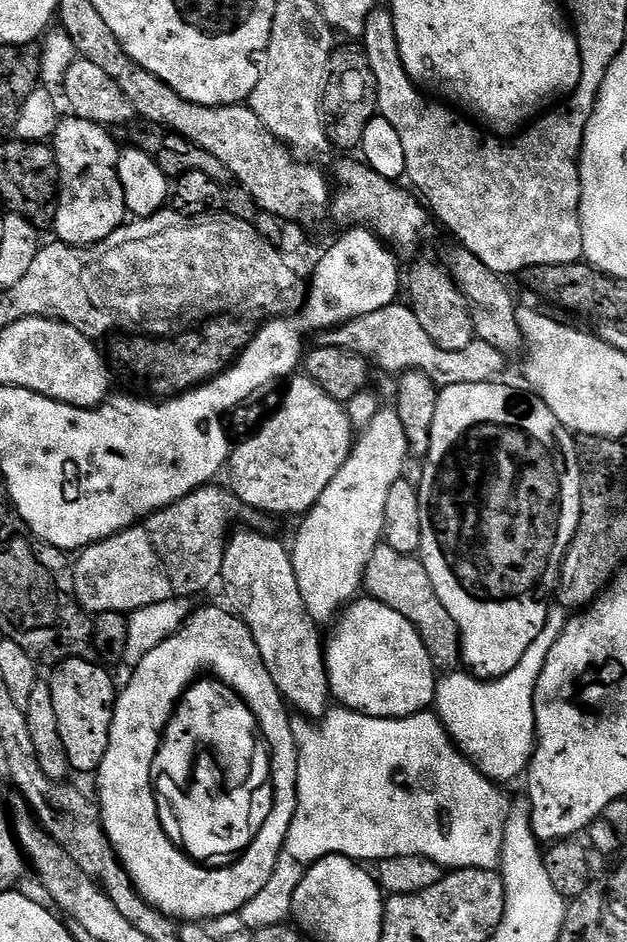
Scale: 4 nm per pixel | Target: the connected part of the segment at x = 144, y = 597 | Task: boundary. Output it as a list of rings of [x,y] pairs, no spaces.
[[[216,487],[195,488],[168,508],[83,549],[72,569],[80,607],[89,614],[131,614],[158,602],[188,600],[217,583],[232,523],[242,505],[227,487]]]

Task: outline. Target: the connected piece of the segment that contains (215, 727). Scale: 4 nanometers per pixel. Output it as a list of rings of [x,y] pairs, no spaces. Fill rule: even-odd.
[[[227,607],[224,608],[200,608],[197,612],[195,609],[195,611],[189,615],[188,619],[184,621],[184,625],[181,626],[173,636],[166,638],[166,642],[162,642],[158,646],[154,646],[154,650],[150,650],[150,654],[146,654],[146,658],[142,658],[140,665],[138,665],[131,673],[132,677],[129,678],[128,685],[126,685],[125,688],[122,688],[122,691],[117,695],[114,718],[112,719],[112,725],[110,726],[110,746],[106,750],[106,758],[102,758],[100,771],[95,773],[94,776],[97,786],[100,787],[98,803],[100,806],[100,815],[104,818],[104,829],[106,830],[106,834],[112,840],[112,845],[116,851],[117,858],[124,863],[124,868],[130,874],[132,884],[140,891],[142,898],[147,904],[157,908],[162,915],[172,916],[175,920],[181,922],[207,922],[210,920],[216,920],[219,916],[235,916],[239,913],[242,906],[246,906],[246,902],[250,902],[250,898],[254,898],[254,894],[259,894],[262,890],[262,886],[266,886],[267,880],[270,879],[270,874],[274,874],[274,862],[278,862],[281,852],[284,851],[286,834],[290,830],[290,822],[294,822],[294,810],[298,806],[298,746],[296,745],[296,739],[294,738],[294,730],[292,729],[293,717],[291,715],[288,716],[288,712],[290,713],[289,705],[284,703],[284,697],[281,696],[278,686],[274,686],[274,678],[270,678],[270,670],[266,670],[266,662],[262,662],[262,654],[258,654],[258,642],[254,640],[254,634],[250,634],[250,630],[244,625],[244,621],[241,620],[239,616],[233,614]],[[207,668],[212,668],[213,673],[211,675],[215,678],[206,678],[204,681],[199,681],[198,684],[200,687],[200,694],[204,695],[206,702],[208,702],[208,704],[206,704],[206,710],[204,710],[204,712],[200,712],[198,716],[194,713],[194,718],[192,718],[192,714],[190,714],[190,718],[174,716],[176,706],[180,703],[184,693],[197,683],[196,675],[198,675],[199,672],[206,671]],[[216,679],[221,680],[226,687],[216,688]],[[240,696],[249,697],[249,703],[252,703],[252,713],[244,709],[244,704],[239,704],[238,698]],[[171,719],[176,723],[176,730],[184,730],[184,732],[180,734],[180,740],[182,740],[182,742],[188,742],[188,744],[184,744],[184,748],[186,748],[186,746],[190,746],[190,748],[192,748],[192,746],[194,746],[194,742],[205,740],[206,737],[204,737],[204,730],[206,730],[206,726],[212,726],[212,728],[210,728],[210,736],[212,736],[214,740],[222,740],[222,744],[218,744],[218,750],[224,754],[224,774],[230,777],[226,778],[226,784],[228,784],[228,802],[226,802],[226,804],[222,804],[222,810],[224,810],[222,814],[228,814],[226,818],[224,818],[224,816],[222,816],[222,818],[216,818],[216,820],[204,820],[204,818],[202,818],[202,820],[196,820],[196,818],[180,818],[180,824],[184,824],[184,840],[188,840],[188,848],[192,848],[192,852],[196,852],[196,856],[200,856],[200,860],[216,860],[219,862],[219,860],[226,859],[231,852],[236,852],[236,848],[244,848],[244,844],[248,844],[248,840],[252,840],[252,832],[256,832],[256,828],[260,828],[260,820],[264,820],[264,816],[268,816],[268,809],[271,808],[271,806],[274,808],[272,820],[268,820],[268,825],[264,827],[264,832],[260,832],[260,840],[256,840],[255,846],[252,847],[252,852],[248,852],[248,856],[244,856],[243,862],[236,864],[236,868],[232,868],[228,872],[199,872],[199,868],[192,868],[192,864],[188,864],[188,860],[184,860],[184,858],[180,857],[178,853],[172,852],[172,847],[174,847],[176,843],[174,843],[170,838],[166,838],[166,834],[164,833],[164,822],[158,807],[158,796],[154,791],[154,769],[164,768],[164,770],[174,770],[174,768],[176,768],[176,762],[180,762],[180,766],[176,768],[176,770],[180,770],[180,768],[184,768],[184,766],[186,766],[186,760],[188,760],[188,758],[186,758],[186,754],[184,754],[184,756],[180,756],[180,758],[176,756],[176,752],[178,752],[178,748],[176,748],[176,746],[178,746],[178,744],[176,744],[176,742],[178,742],[178,732],[169,732],[170,740],[165,740],[168,746],[166,746],[166,748],[160,748],[160,741],[164,739],[168,722]],[[254,721],[258,722],[260,735],[265,736],[267,740],[271,741],[272,745],[275,745],[276,756],[274,757],[274,776],[270,784],[266,780],[268,777],[268,760],[264,760],[264,744],[260,744],[260,746],[258,746],[258,750],[256,750],[256,752],[252,752],[252,740],[250,740],[250,734],[252,734],[252,723],[254,723]],[[232,784],[235,788],[238,788],[238,802],[236,802],[236,804],[232,802]],[[270,789],[272,789],[272,798],[264,798],[263,796],[266,795]],[[244,804],[246,804],[246,810],[236,812],[236,814],[232,816],[232,806],[244,806]]]

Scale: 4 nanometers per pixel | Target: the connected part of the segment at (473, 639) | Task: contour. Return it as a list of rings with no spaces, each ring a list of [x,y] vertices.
[[[477,382],[439,389],[433,429],[430,430],[430,450],[423,461],[424,473],[418,479],[422,506],[422,542],[418,556],[426,566],[426,574],[430,574],[430,582],[434,582],[434,590],[442,606],[450,610],[450,618],[454,618],[458,626],[463,667],[481,680],[497,680],[499,676],[510,674],[510,670],[514,670],[514,666],[522,662],[522,654],[530,650],[530,642],[534,642],[534,638],[542,634],[542,626],[550,607],[548,599],[551,596],[553,599],[557,591],[560,567],[564,565],[564,555],[568,553],[568,547],[580,525],[582,506],[580,454],[573,433],[564,428],[558,418],[554,418],[550,406],[546,406],[546,402],[539,396],[527,391],[515,392],[510,385],[500,383]]]

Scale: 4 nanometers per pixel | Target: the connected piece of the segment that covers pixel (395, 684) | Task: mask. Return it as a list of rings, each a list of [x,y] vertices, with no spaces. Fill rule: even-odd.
[[[357,598],[341,611],[332,630],[332,637],[326,640],[324,665],[328,671],[330,696],[337,705],[363,712],[365,716],[391,720],[402,720],[433,707],[438,669],[432,665],[416,627],[402,618],[398,610],[390,610],[390,606],[371,598]]]

